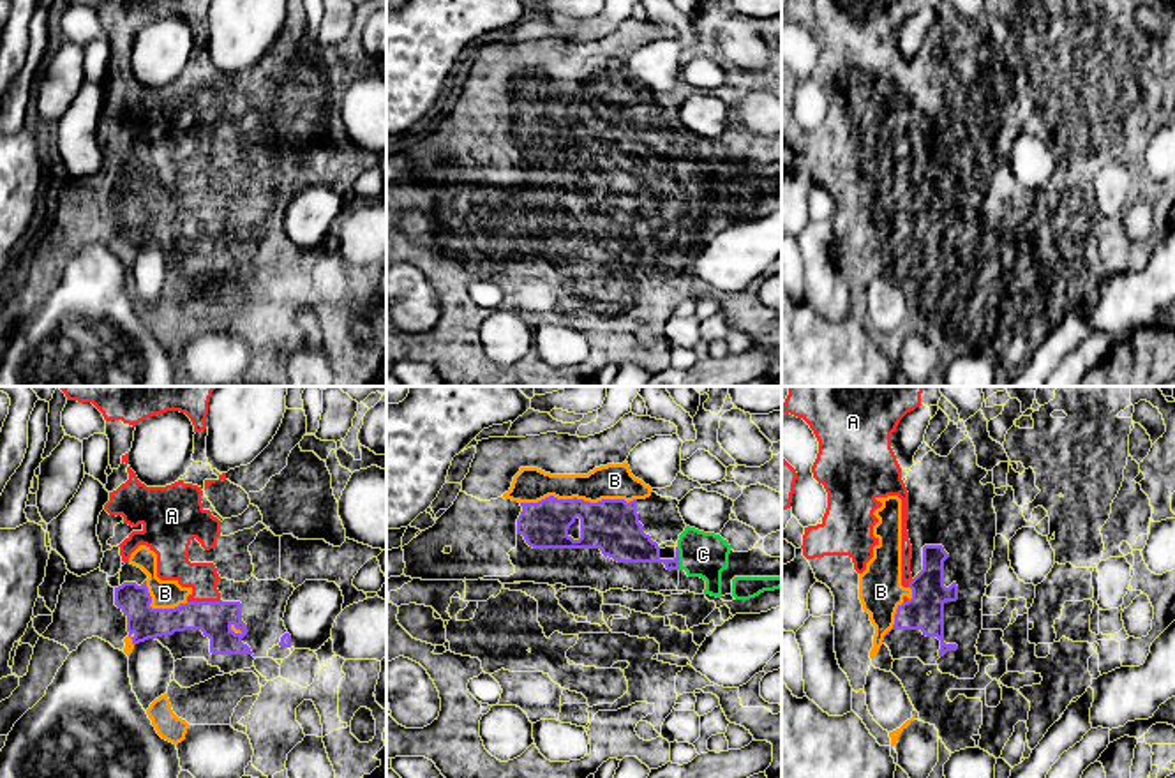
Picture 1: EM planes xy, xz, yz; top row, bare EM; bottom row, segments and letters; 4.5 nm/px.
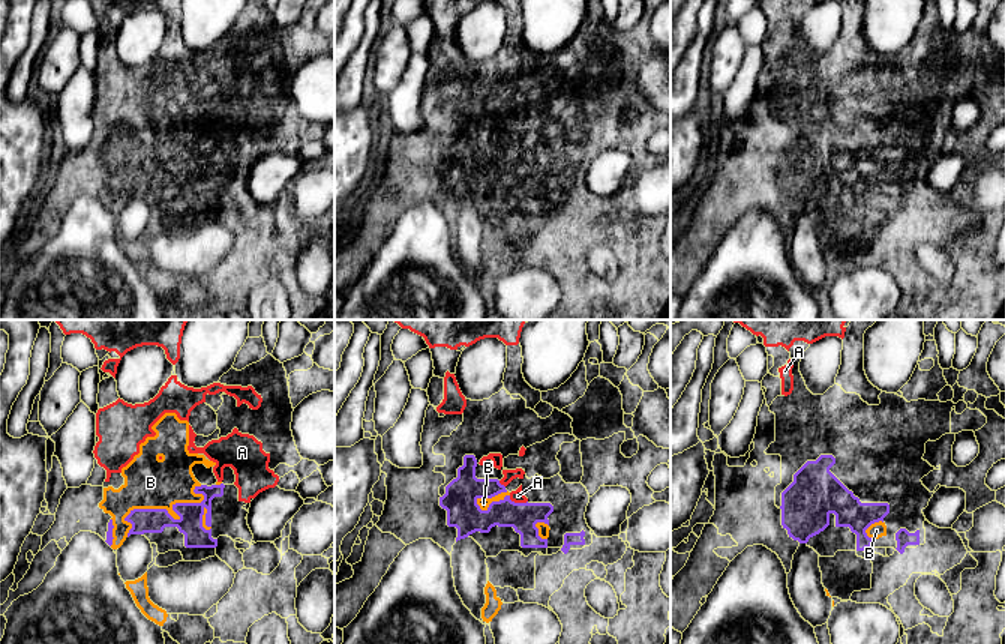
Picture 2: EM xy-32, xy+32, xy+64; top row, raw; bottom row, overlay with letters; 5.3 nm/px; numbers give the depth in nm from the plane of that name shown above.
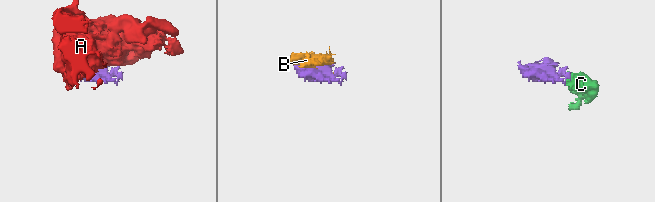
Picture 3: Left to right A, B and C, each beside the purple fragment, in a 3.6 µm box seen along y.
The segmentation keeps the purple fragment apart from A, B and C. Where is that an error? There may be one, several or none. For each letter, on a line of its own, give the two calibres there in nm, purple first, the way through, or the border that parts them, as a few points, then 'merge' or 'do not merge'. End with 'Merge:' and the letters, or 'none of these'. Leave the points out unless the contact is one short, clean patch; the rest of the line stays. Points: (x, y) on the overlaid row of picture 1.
A: 160 nm thick on the purple side, 150 nm on the other; merge
B: 240 nm thick on the purple side, 160 nm on the other; merge
C: 190 nm thick on the purple side, 200 nm on the other; merge
Merge: A, B, C

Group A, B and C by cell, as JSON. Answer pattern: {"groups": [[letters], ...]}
{"groups": [["A", "B", "C"]]}

